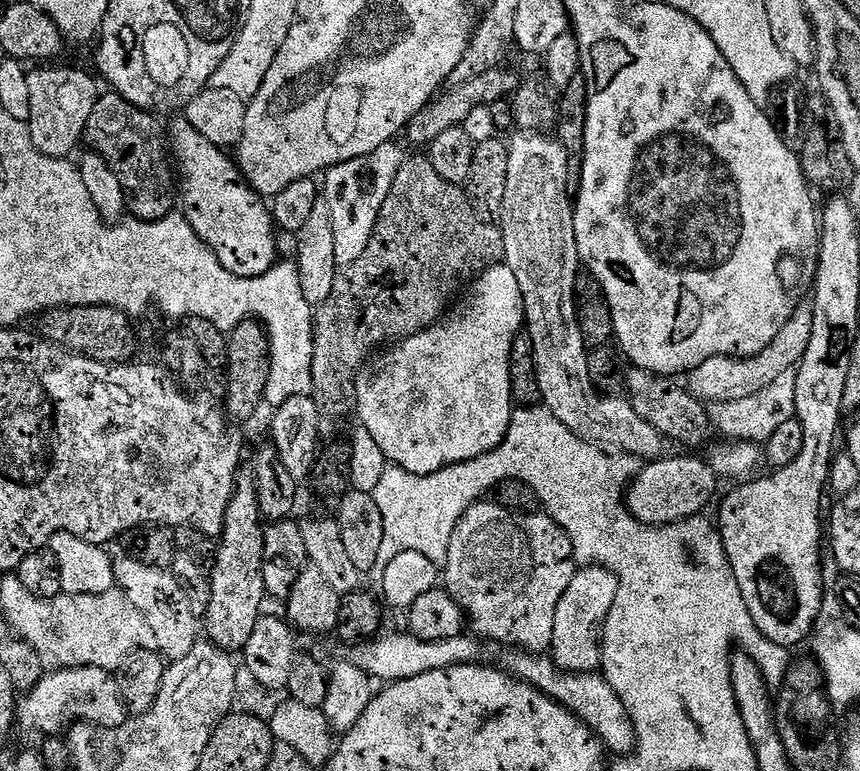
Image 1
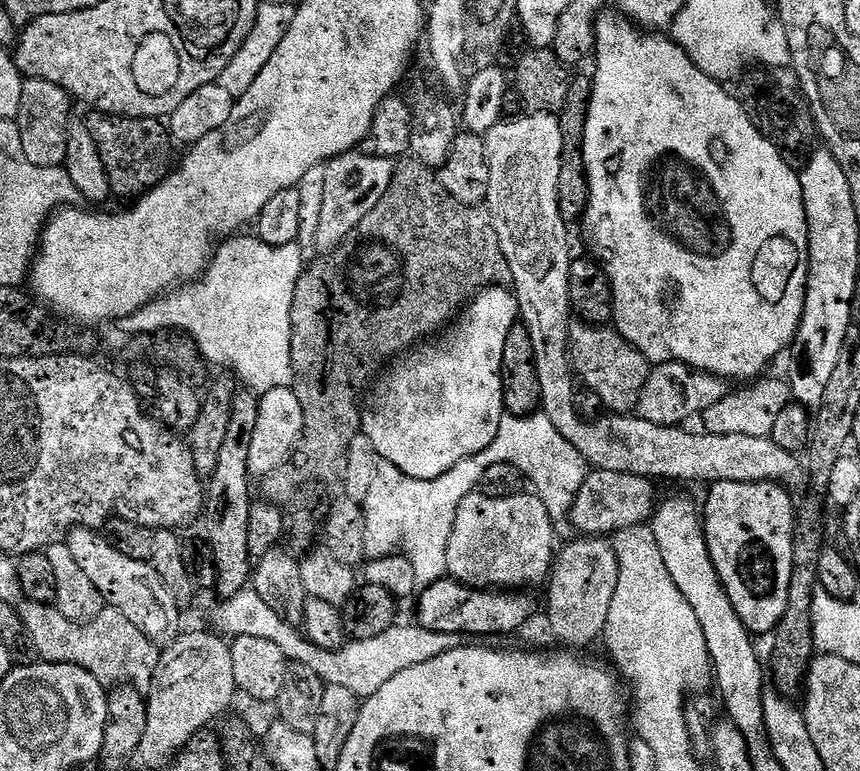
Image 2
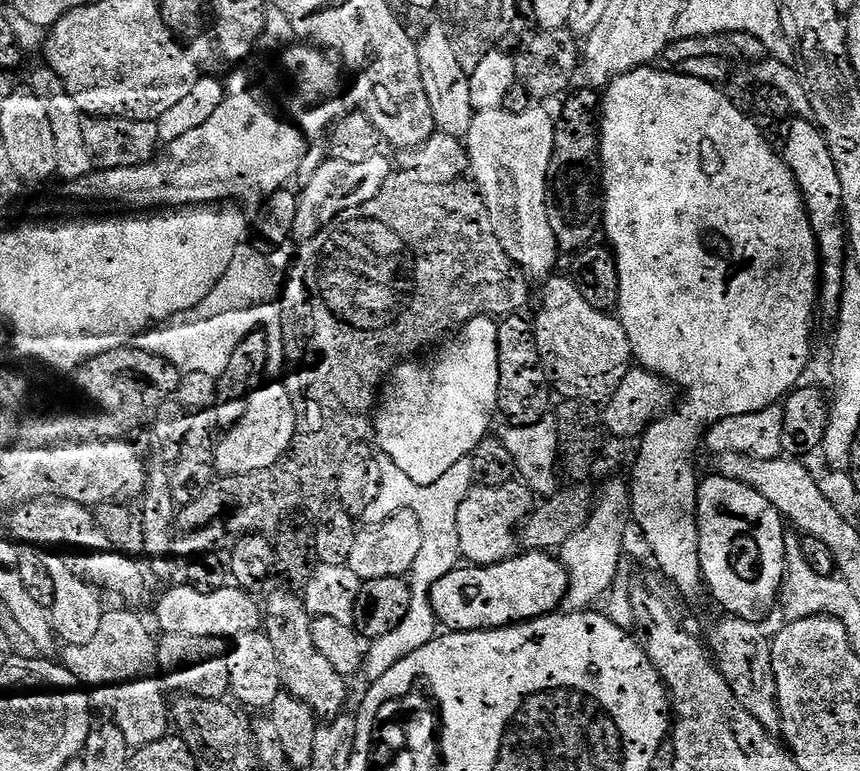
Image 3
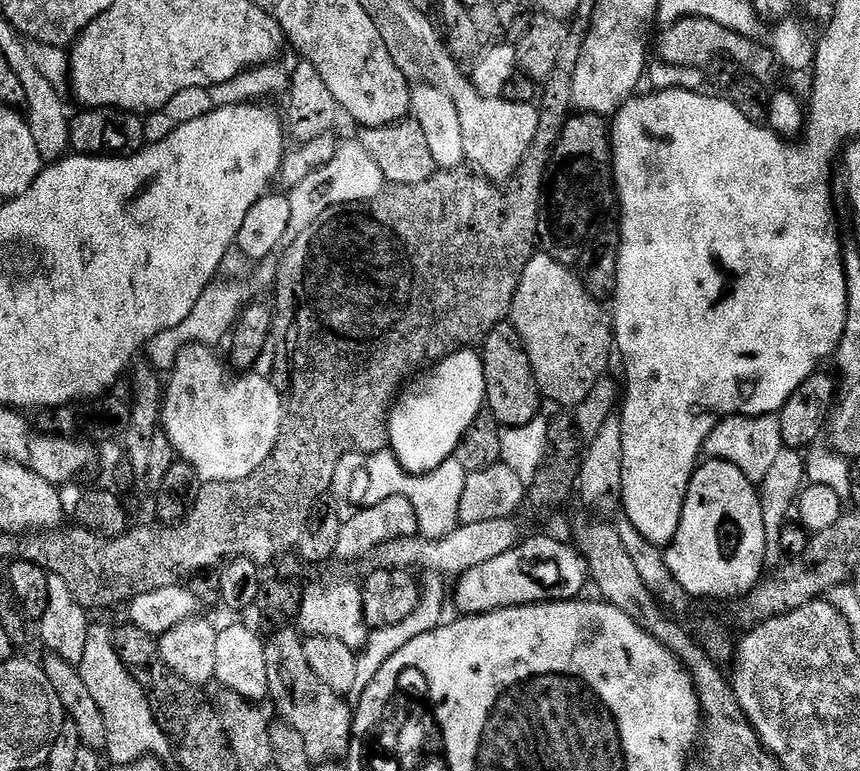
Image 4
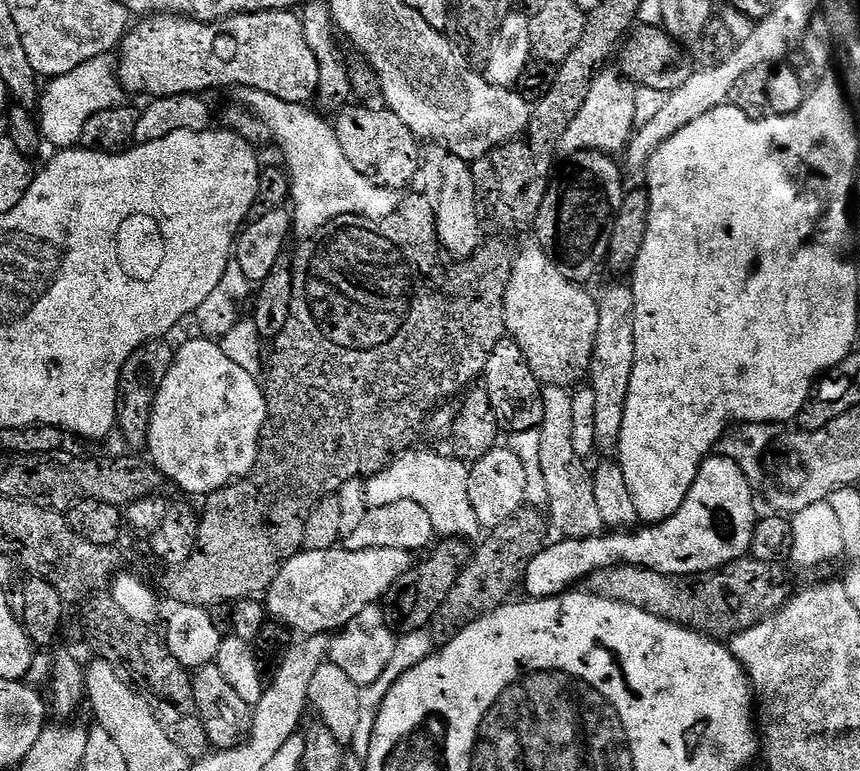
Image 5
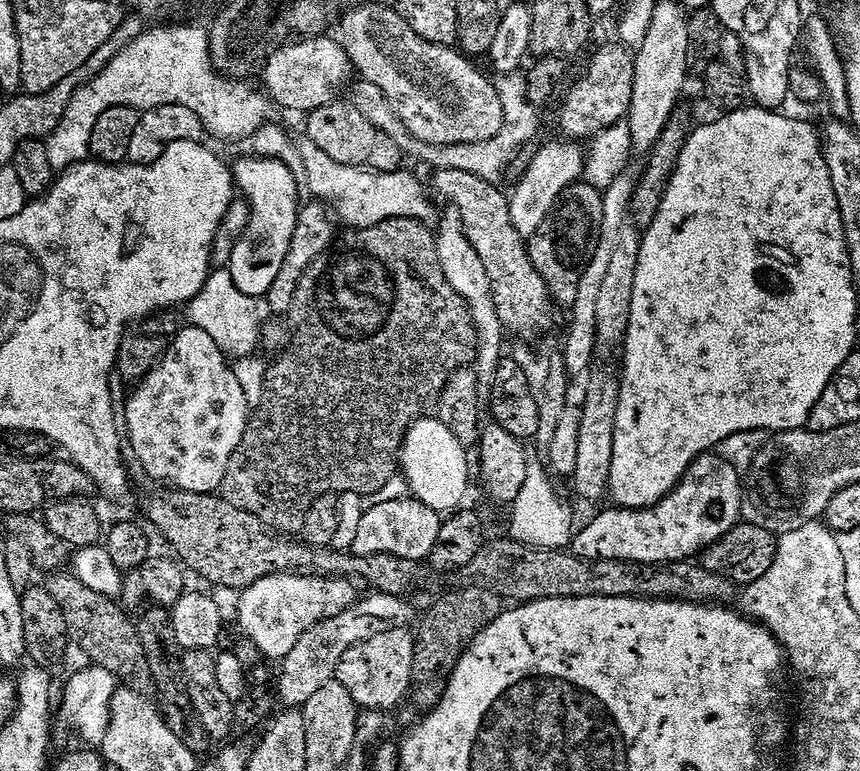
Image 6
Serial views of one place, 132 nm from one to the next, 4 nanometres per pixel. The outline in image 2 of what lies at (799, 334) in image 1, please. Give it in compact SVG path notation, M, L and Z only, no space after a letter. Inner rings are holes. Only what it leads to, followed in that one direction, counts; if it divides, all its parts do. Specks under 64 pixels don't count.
M656 364L646 378L646 386L640 391L640 401L635 406L637 417L662 427L683 425L691 416L699 417L714 403L720 402L730 392L729 385L719 376L699 372L688 364Z

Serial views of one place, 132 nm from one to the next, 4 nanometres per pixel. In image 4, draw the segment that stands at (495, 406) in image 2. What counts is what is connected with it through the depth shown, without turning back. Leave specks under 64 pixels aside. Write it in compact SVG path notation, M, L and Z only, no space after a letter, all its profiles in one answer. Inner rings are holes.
M471 347L453 352L448 356L448 364L444 364L444 380L432 380L432 392L424 392L424 396L432 396L432 400L428 404L412 404L412 408L400 404L400 412L394 412L396 424L388 424L391 451L405 472L413 477L432 472L440 463L455 457L456 447L467 436L480 412L485 411L486 378L481 353ZM408 420L432 420L432 424L424 428L424 424L408 424Z

